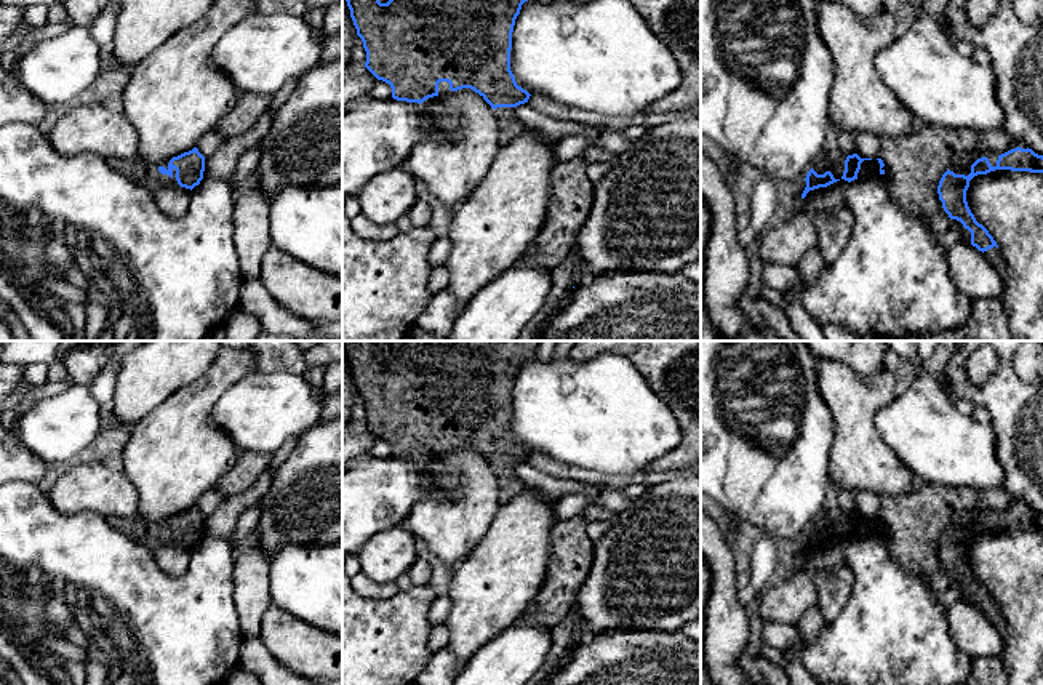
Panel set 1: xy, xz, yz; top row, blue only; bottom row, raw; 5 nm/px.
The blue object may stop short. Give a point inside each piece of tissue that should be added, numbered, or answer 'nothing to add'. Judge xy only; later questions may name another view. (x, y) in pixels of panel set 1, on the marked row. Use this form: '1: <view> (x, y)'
1: xy (146, 173)

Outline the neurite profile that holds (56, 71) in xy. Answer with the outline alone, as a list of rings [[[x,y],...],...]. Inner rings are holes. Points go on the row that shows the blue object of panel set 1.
[[[70,26],[64,34],[35,43],[18,62],[19,82],[42,102],[67,104],[75,101],[101,74],[101,53],[90,30]]]

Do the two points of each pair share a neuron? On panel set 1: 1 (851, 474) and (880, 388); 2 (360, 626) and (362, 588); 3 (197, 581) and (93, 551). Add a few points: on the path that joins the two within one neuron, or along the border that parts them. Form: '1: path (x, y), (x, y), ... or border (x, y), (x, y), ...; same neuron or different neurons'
1: path (856, 453), (856, 412), (859, 408); same neuron
2: border (399, 589), (387, 597), (359, 596); different neurons
3: path (171, 586), (128, 586), (119, 576); same neuron

